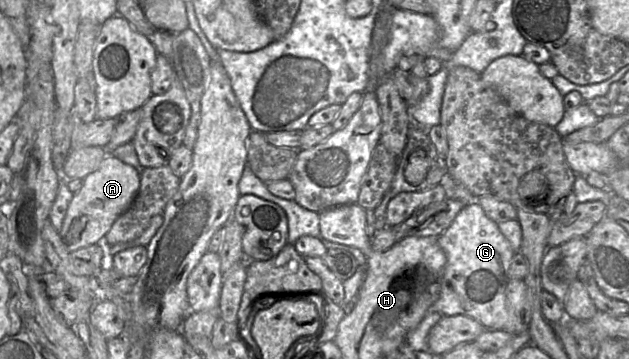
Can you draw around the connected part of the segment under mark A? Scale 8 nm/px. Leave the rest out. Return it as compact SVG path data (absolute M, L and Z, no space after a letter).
M108 154L101 162L97 170L83 179L81 189L74 193L68 206L59 236L69 252L80 248L102 243L105 235L110 230L115 220L123 214L134 202L140 186L140 171L135 167L122 162L118 158Z

